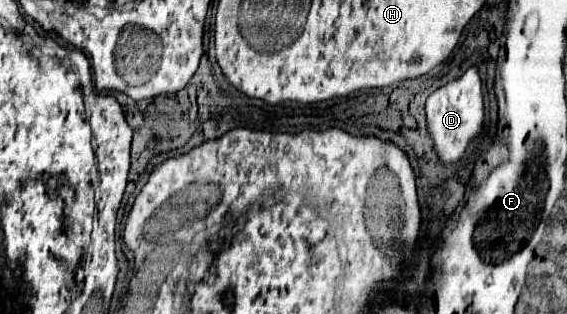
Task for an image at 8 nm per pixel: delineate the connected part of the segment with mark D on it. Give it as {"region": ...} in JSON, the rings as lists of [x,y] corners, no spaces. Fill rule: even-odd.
{"region":[[[469,66],[463,76],[447,82],[439,90],[435,90],[425,104],[425,116],[427,116],[427,132],[433,140],[433,146],[437,150],[437,156],[441,164],[451,166],[457,164],[469,142],[483,132],[483,120],[485,120],[485,104],[483,104],[483,84],[481,76],[475,66]]]}

